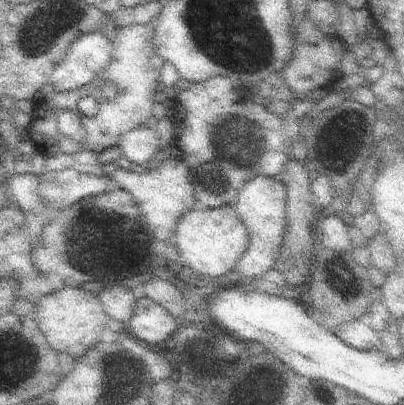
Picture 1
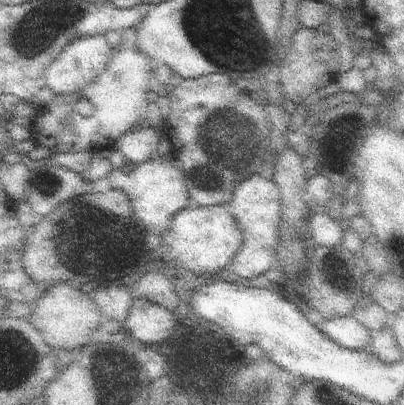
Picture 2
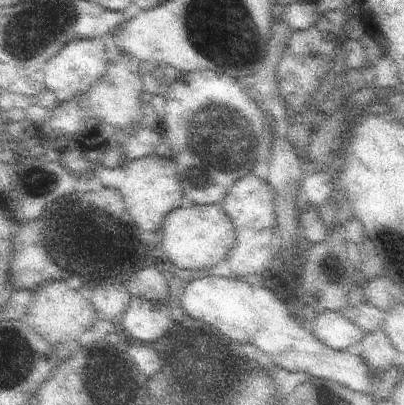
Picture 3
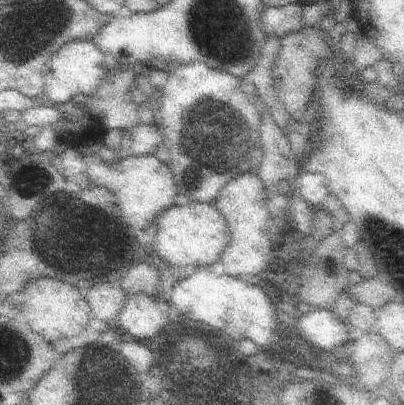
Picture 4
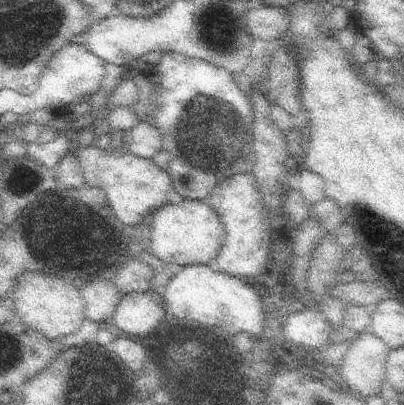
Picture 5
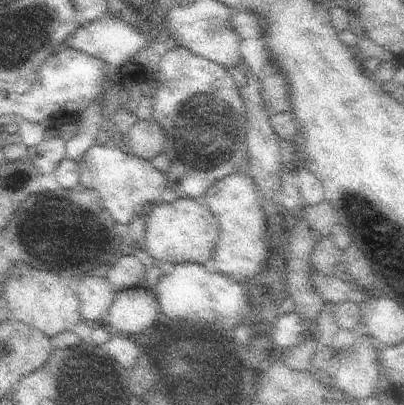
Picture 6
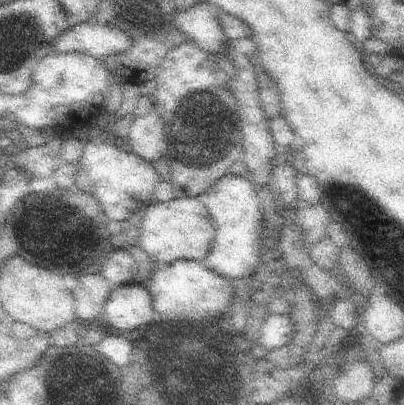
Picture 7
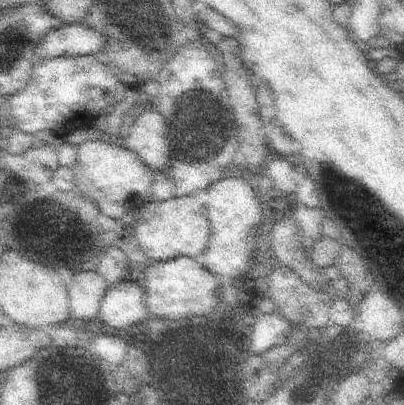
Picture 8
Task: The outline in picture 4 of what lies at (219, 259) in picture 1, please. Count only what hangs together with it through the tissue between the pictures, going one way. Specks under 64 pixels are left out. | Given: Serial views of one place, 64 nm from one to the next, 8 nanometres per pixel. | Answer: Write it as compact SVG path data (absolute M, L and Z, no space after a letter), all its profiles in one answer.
M187 202L185 206L171 206L169 210L157 216L157 236L155 236L155 252L167 264L179 266L203 266L213 264L223 254L229 242L229 228L221 214L213 208L213 204L203 202Z

